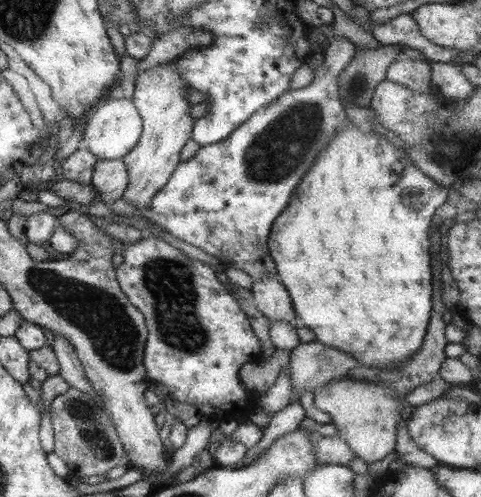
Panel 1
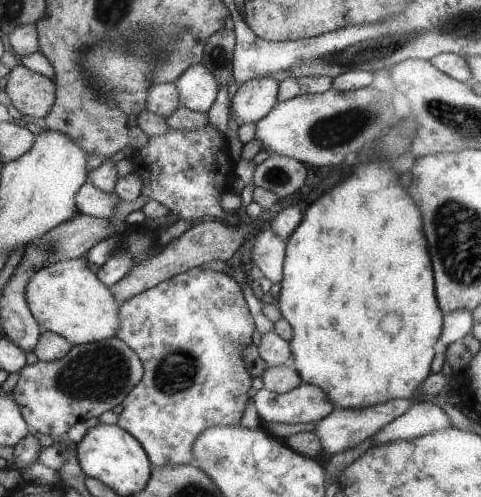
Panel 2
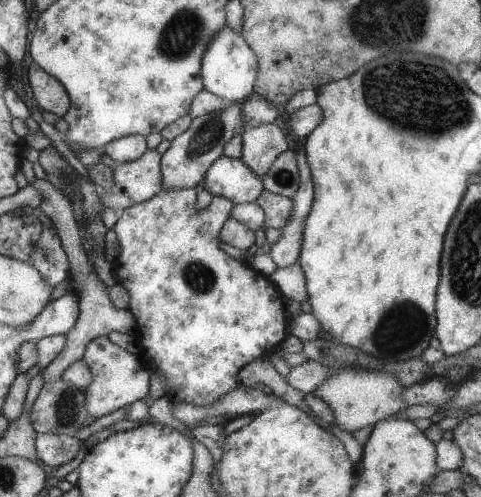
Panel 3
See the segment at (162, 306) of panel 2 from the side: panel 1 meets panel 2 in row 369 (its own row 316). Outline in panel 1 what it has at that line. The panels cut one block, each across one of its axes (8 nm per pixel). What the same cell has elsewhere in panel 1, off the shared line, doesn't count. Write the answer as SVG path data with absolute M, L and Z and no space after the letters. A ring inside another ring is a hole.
M145 236L137 244L125 244L123 262L115 268L115 272L127 302L147 324L143 368L149 376L149 384L163 384L169 390L167 398L191 404L199 418L211 418L217 422L249 420L249 416L257 410L257 404L253 400L253 392L241 384L239 370L245 364L257 364L263 356L259 338L245 314L241 314L233 296L221 284L221 276L217 276L207 264L187 258L177 248L157 240L155 236Z

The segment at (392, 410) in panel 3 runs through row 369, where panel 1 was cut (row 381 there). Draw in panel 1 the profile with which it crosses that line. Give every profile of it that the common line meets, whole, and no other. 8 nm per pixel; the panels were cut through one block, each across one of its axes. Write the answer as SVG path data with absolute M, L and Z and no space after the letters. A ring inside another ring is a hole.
M341 380L331 386L317 388L311 404L317 410L329 412L331 424L337 428L337 436L345 440L345 444L349 446L355 458L361 458L365 462L377 462L395 452L395 444L397 444L395 426L399 420L401 406L391 388L353 382L353 380Z

